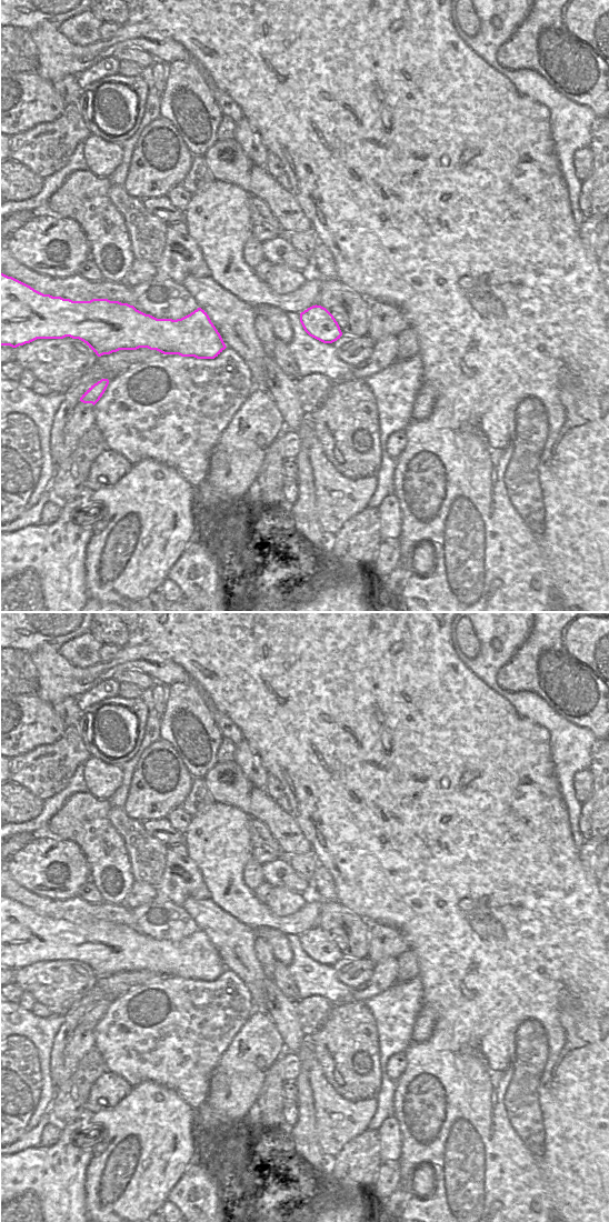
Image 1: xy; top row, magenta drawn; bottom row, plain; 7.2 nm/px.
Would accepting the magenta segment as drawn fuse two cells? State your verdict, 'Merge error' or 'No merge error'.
Merge error

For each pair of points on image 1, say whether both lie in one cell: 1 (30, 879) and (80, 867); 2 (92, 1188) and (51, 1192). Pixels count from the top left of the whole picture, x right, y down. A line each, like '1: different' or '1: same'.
1: same
2: different

